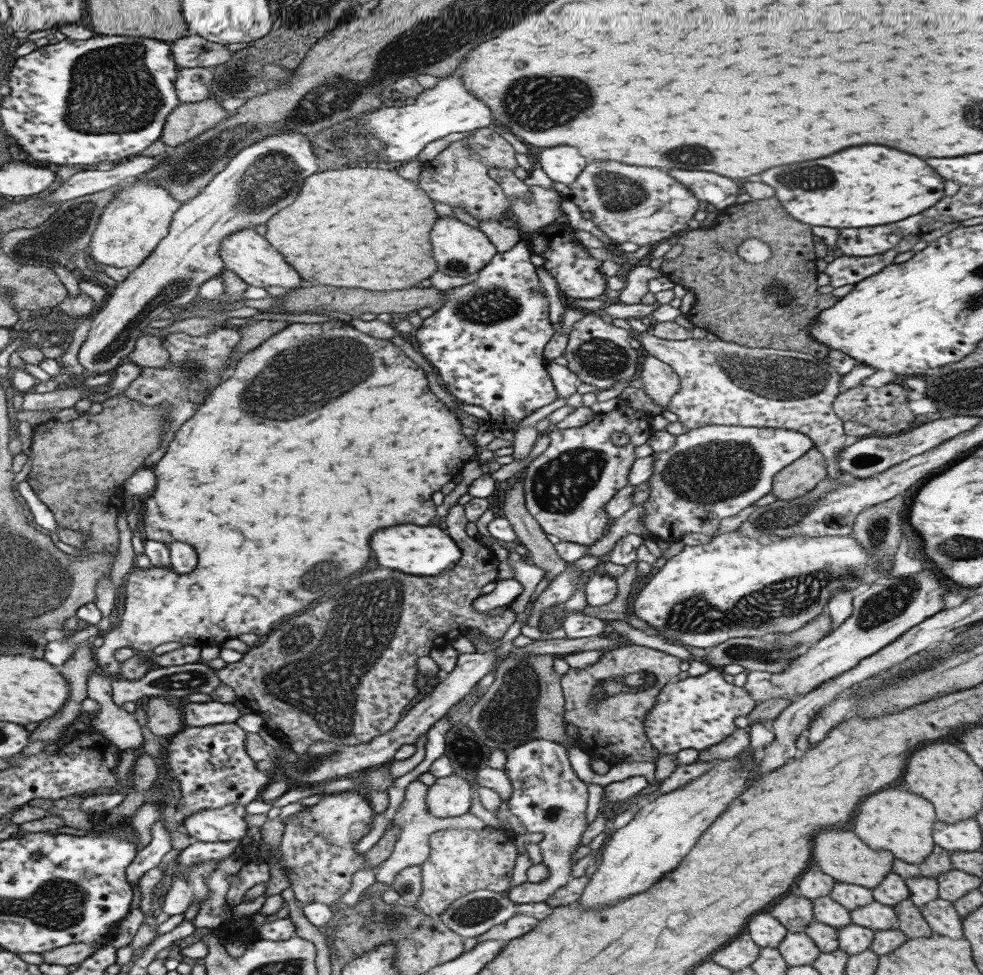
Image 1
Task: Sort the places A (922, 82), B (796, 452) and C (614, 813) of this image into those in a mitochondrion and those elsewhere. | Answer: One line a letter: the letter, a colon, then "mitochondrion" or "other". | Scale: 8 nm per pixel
A: other
B: other
C: other

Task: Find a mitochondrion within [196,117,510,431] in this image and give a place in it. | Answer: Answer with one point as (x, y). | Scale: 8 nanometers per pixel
(308, 369)

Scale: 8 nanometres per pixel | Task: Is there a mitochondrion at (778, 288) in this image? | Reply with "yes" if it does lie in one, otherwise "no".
yes

